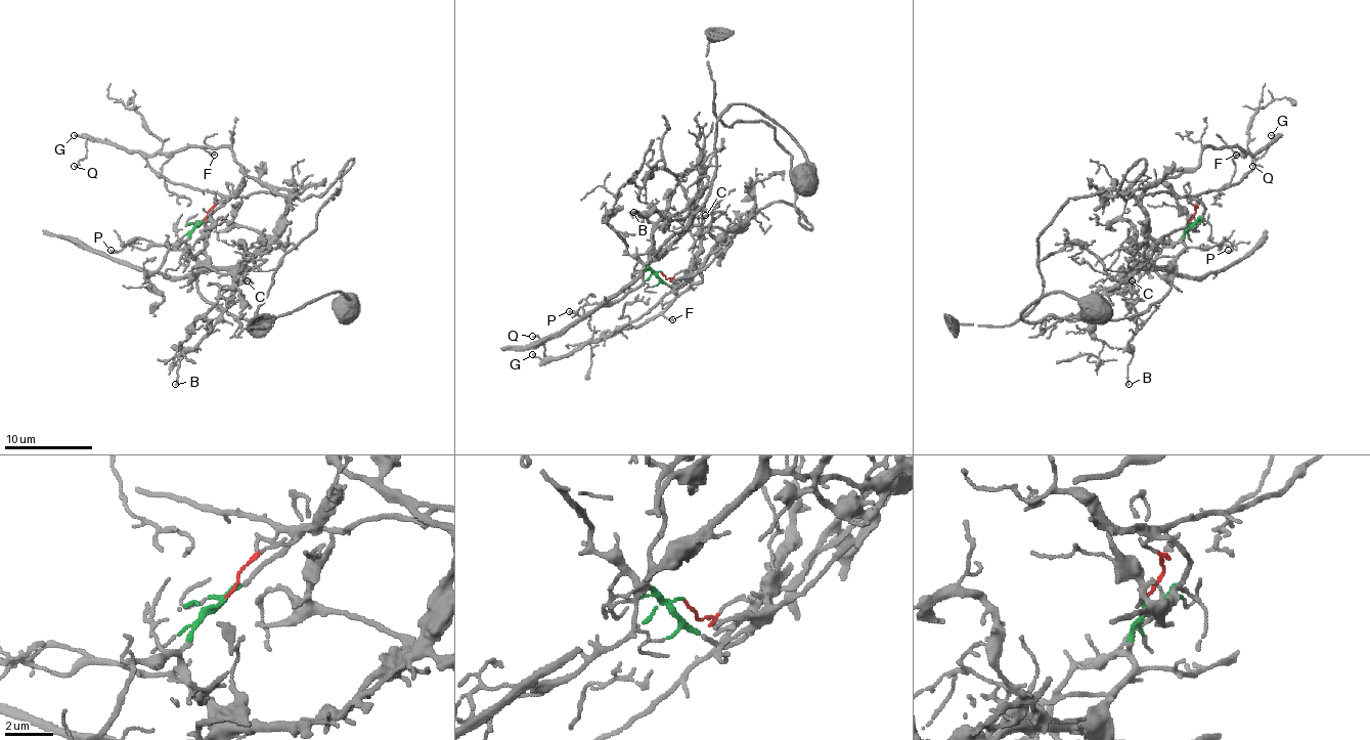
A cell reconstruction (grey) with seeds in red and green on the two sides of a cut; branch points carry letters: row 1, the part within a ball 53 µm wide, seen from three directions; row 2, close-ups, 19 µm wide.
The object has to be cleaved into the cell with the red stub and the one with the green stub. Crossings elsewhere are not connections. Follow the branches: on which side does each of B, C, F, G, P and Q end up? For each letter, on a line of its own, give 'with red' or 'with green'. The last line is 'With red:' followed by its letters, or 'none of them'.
B: with green
C: with green
F: with red
G: with red
P: with green
Q: with red
With red: F, G, Q

